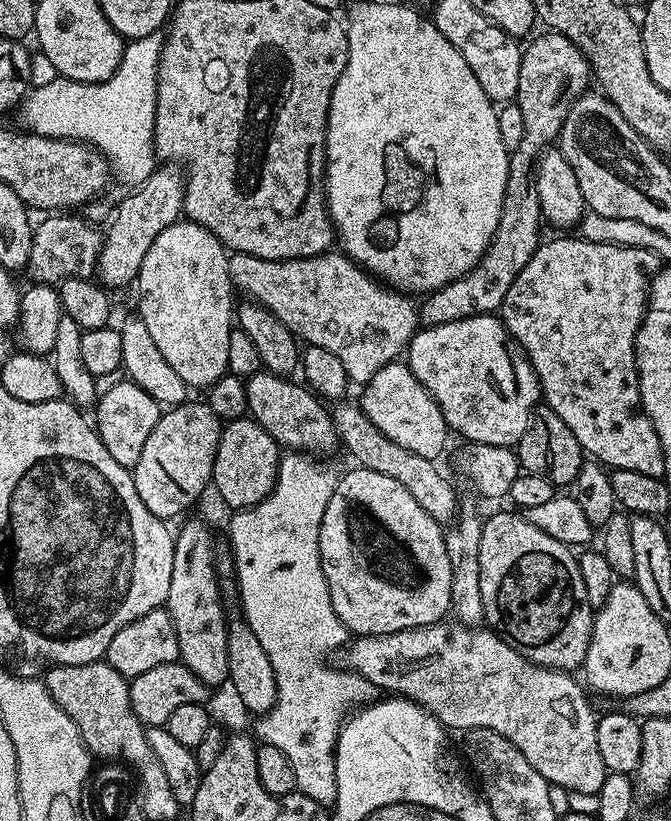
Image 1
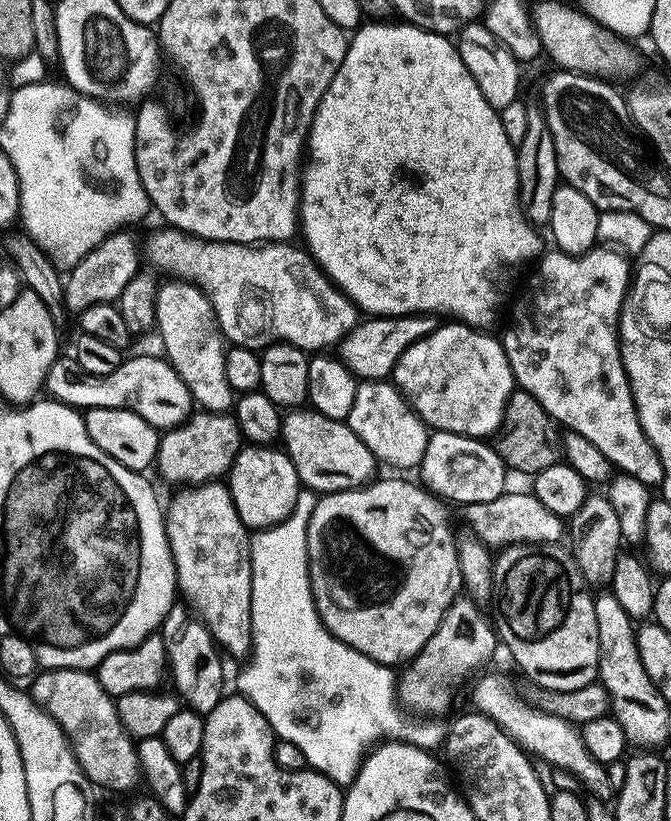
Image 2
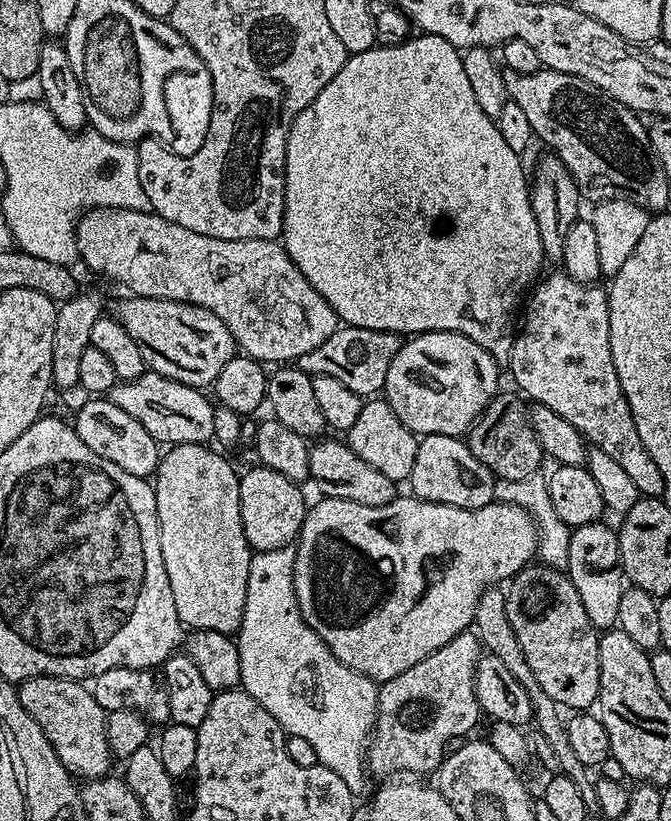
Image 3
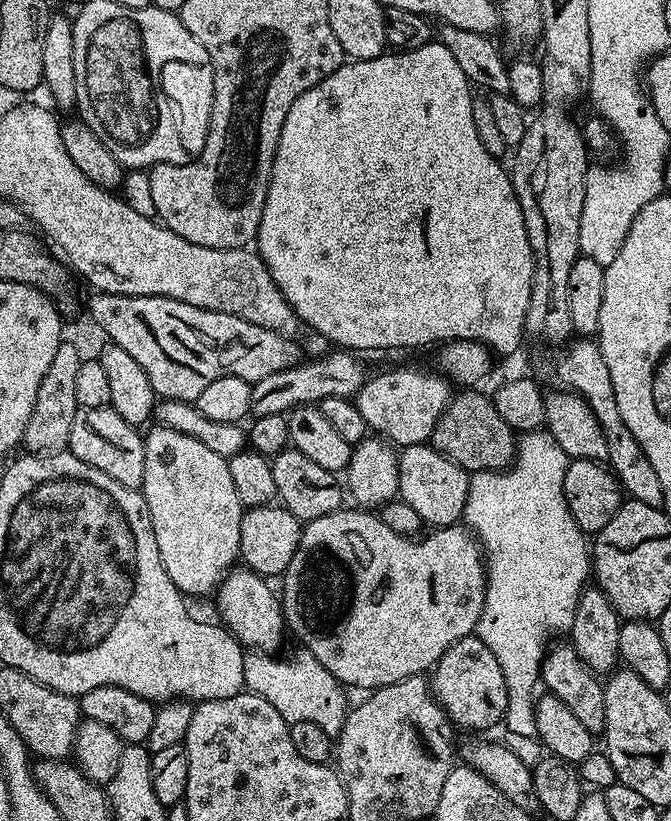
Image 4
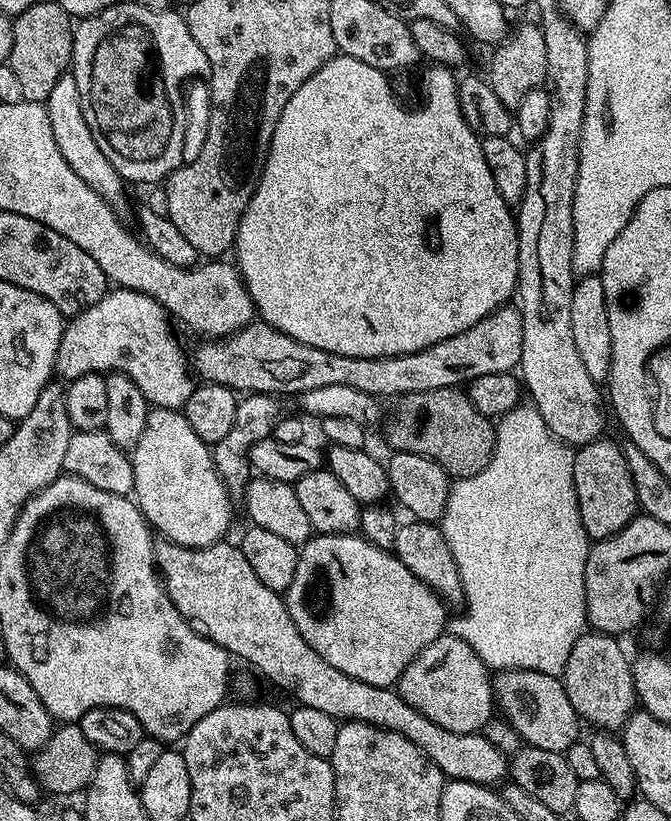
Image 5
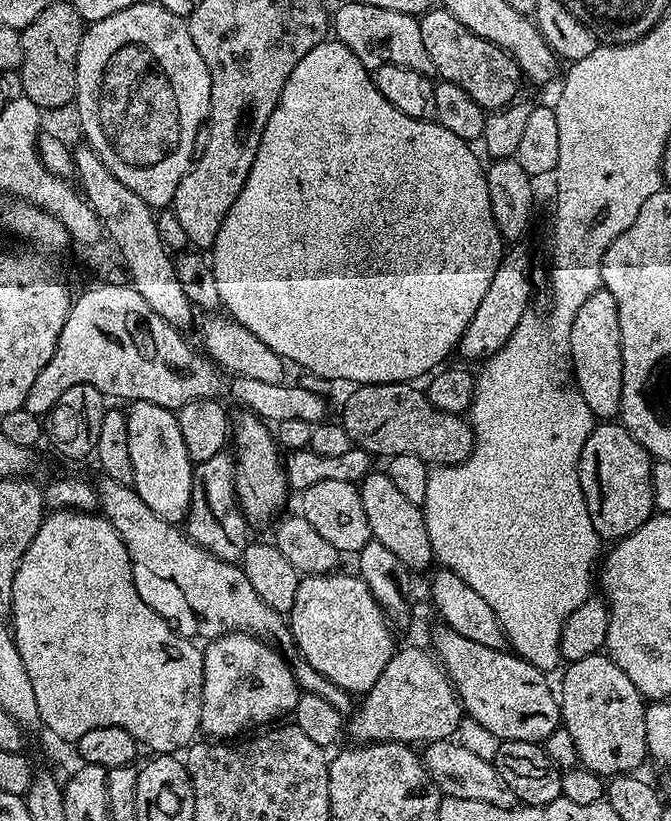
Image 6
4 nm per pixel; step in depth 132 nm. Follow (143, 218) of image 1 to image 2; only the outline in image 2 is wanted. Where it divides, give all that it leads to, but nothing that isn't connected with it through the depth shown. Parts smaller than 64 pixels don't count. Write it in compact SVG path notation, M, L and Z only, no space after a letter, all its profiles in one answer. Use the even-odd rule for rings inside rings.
M131 231L111 232L101 244L90 250L90 254L86 254L86 258L82 258L82 262L78 262L67 273L64 281L64 304L69 313L79 314L86 310L86 306L119 301L122 290L126 290L126 286L137 279L139 272L136 271L140 268L142 248L141 245L140 248L136 245L135 238L128 232Z

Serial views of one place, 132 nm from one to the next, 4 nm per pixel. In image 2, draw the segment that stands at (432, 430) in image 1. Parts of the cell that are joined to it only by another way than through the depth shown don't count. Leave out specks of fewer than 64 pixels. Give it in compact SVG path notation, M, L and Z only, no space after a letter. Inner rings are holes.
M360 380L356 385L354 406L346 423L350 430L354 430L354 434L358 434L358 438L362 438L362 442L366 442L366 446L376 455L381 465L419 469L422 454L426 454L430 429L408 405L408 399L395 384L388 380Z

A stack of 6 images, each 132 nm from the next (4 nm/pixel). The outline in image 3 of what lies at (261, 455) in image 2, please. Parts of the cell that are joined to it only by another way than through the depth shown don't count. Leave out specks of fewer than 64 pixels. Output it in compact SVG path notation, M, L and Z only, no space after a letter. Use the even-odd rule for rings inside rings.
M255 467L240 476L238 490L242 530L246 534L246 542L253 553L289 547L299 537L306 511L304 496L300 493L301 485L286 478L286 474L278 474L278 470Z

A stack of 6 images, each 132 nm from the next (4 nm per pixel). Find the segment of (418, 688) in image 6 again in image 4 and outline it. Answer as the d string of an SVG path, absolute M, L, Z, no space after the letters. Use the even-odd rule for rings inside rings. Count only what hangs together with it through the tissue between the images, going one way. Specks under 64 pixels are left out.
M473 634L454 642L446 654L437 662L430 672L432 695L444 707L444 712L453 725L464 728L492 728L499 725L506 714L508 694L506 678L502 678L502 666L498 666L498 658Z

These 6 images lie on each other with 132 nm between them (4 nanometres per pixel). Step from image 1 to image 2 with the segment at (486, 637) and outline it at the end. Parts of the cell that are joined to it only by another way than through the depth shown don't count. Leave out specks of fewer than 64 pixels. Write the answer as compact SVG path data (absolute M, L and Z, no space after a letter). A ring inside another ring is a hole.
M487 672L483 673L485 676L472 688L472 700L476 703L473 704L475 711L490 717L514 743L519 744L528 753L529 757L537 761L545 760L561 773L573 776L589 797L605 802L611 801L614 791L610 786L606 767L593 758L590 750L586 750L577 725L542 711L535 703L527 704L526 701L519 700L510 677Z

